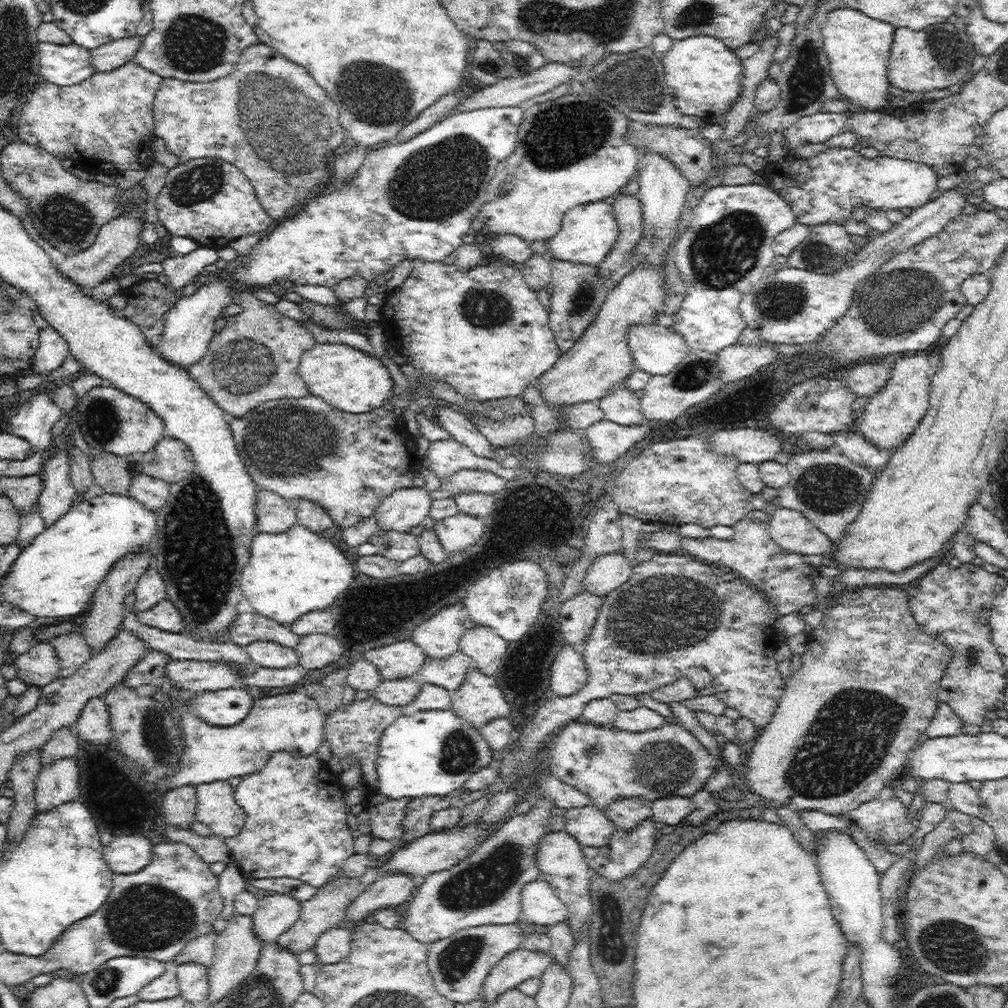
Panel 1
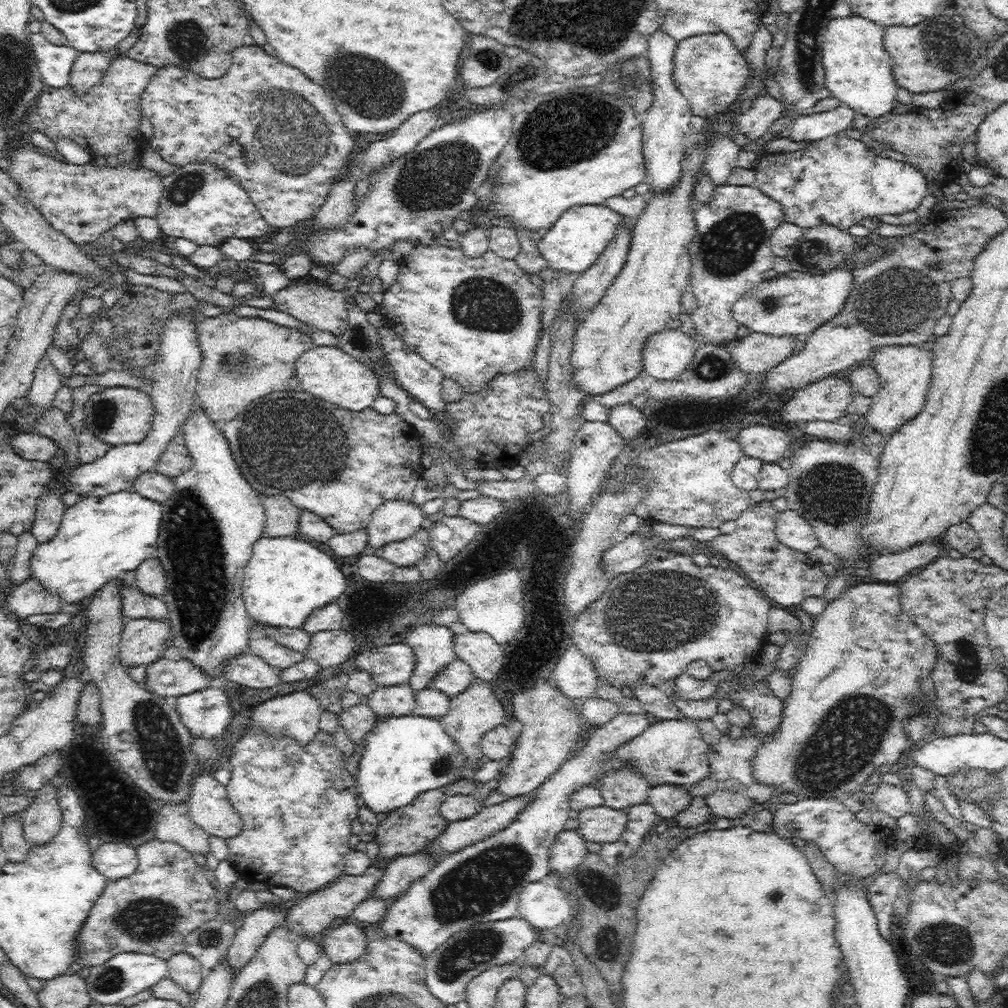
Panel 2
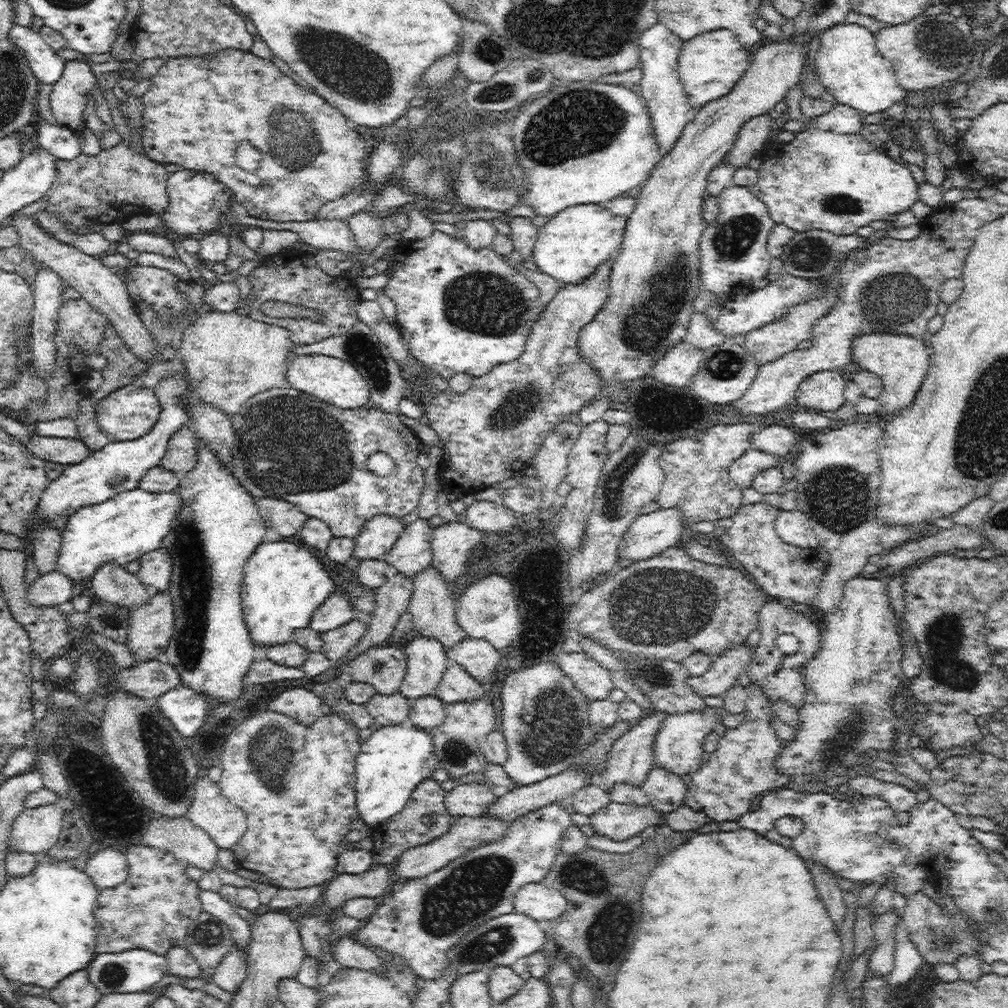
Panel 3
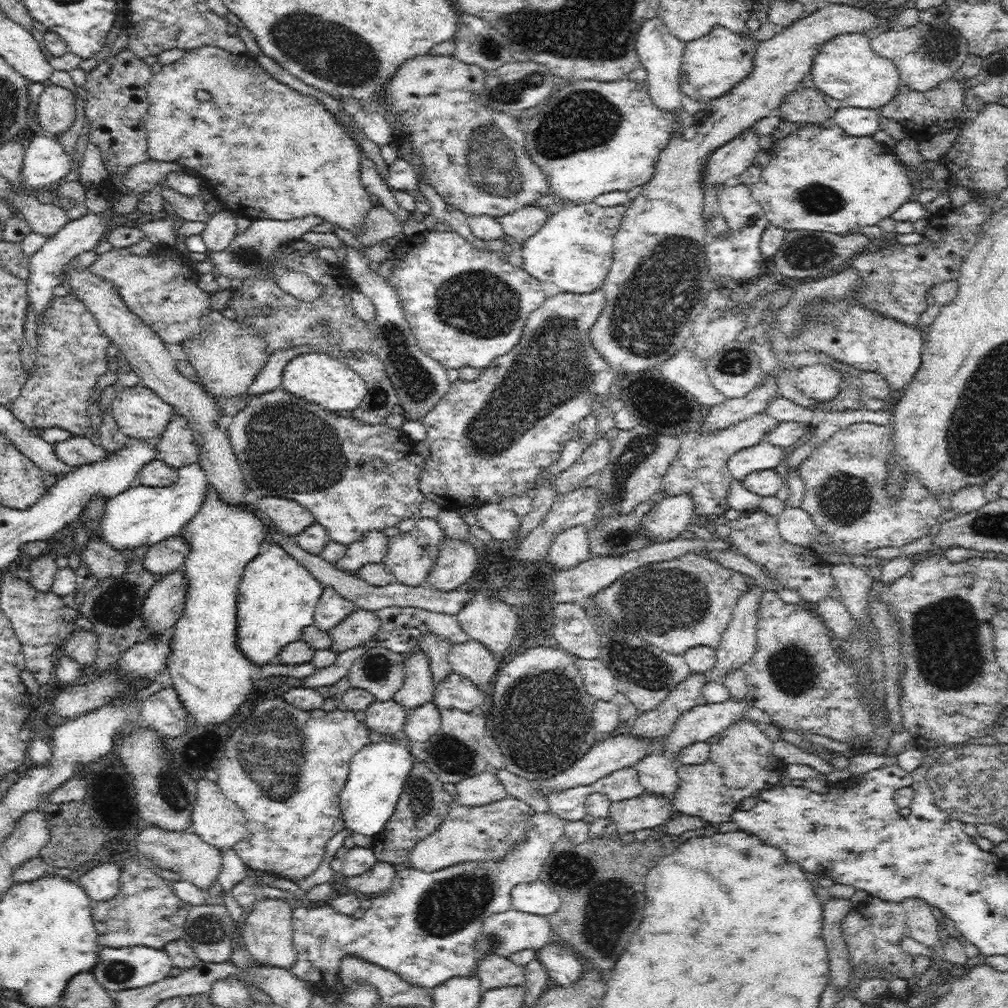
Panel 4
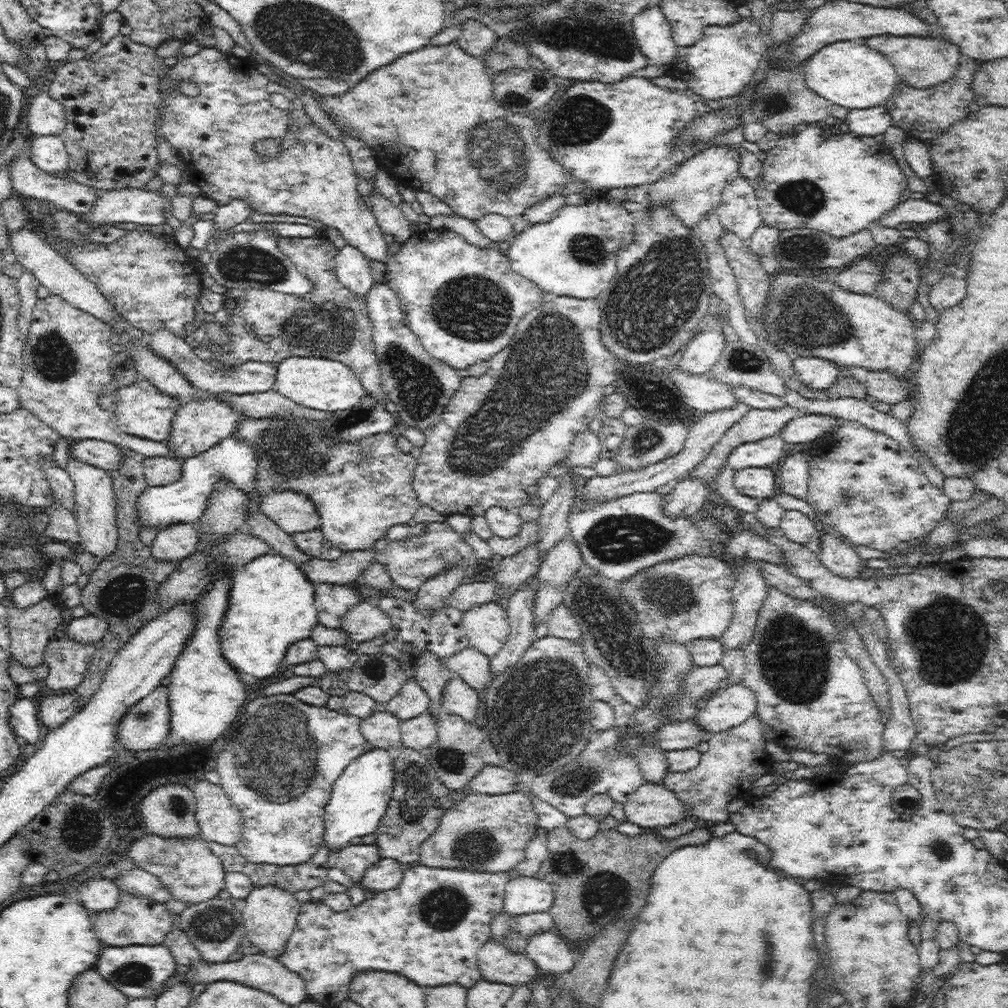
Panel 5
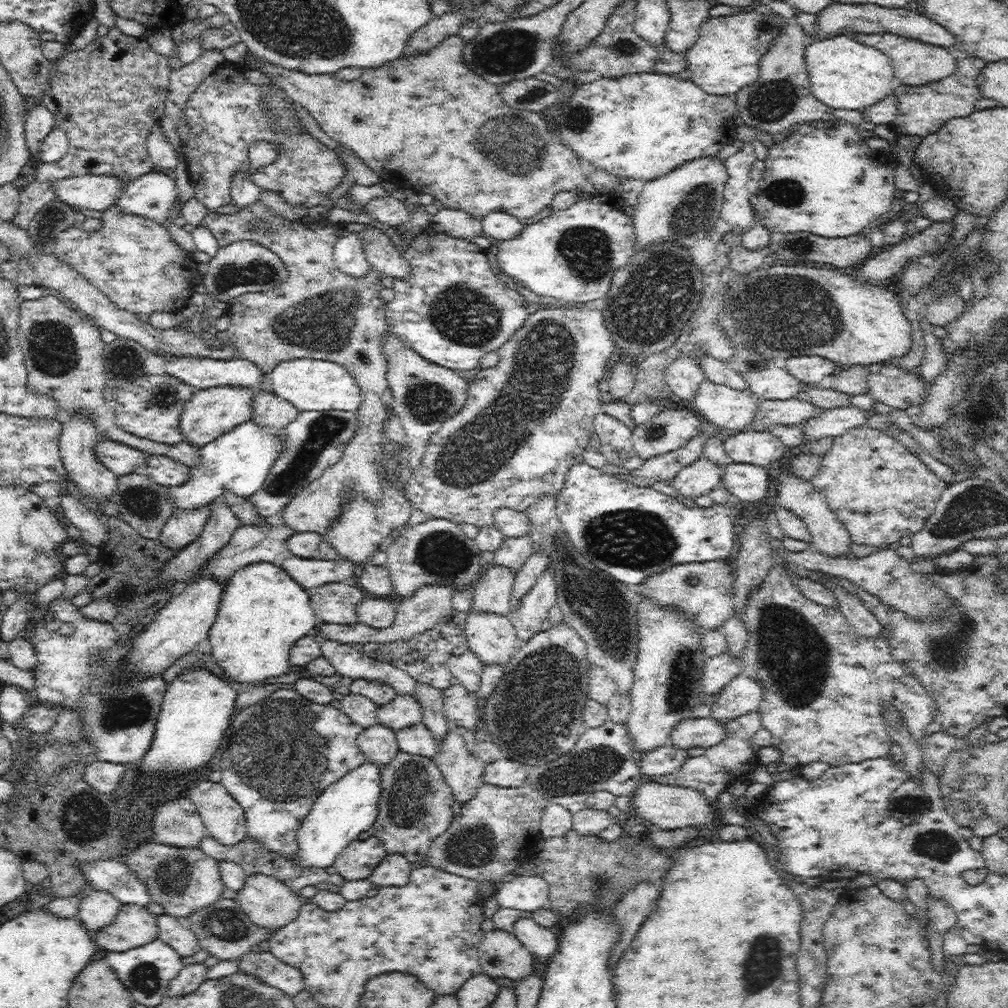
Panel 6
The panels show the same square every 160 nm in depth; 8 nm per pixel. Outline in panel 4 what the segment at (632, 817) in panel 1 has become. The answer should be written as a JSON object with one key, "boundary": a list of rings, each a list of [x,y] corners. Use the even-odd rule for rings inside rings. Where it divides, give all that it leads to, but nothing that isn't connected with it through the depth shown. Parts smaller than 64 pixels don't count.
{"boundary":[[[692,672],[684,682],[680,682],[663,704],[650,711],[644,711],[641,716],[631,722],[634,737],[644,739],[662,739],[672,732],[678,718],[697,706],[696,699],[701,695],[702,687],[707,683],[705,673]]]}

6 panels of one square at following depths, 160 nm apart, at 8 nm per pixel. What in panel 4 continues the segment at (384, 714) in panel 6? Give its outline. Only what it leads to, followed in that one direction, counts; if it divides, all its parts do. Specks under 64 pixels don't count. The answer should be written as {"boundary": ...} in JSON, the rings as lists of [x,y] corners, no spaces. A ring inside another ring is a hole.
{"boundary":[[[418,648],[405,659],[405,679],[393,700],[399,702],[408,716],[410,710],[433,701],[434,690],[436,684],[432,679],[428,655]]]}

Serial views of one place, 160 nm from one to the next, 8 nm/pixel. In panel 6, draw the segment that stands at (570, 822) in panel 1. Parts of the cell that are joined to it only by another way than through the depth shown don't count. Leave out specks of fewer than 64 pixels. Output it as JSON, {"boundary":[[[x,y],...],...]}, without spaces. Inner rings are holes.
{"boundary":[[[643,781],[632,795],[632,806],[641,818],[649,820],[662,830],[674,830],[684,827],[697,827],[719,816],[718,803],[710,804],[705,796],[693,788],[660,784],[655,781]]]}

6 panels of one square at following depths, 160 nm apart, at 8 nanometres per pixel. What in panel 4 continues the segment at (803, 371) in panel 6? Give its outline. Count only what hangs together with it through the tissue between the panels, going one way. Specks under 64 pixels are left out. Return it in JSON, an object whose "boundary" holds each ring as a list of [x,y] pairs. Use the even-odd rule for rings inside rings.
{"boundary":[[[831,364],[802,366],[795,370],[795,375],[796,388],[812,400],[832,400],[840,392],[841,372],[834,370]]]}

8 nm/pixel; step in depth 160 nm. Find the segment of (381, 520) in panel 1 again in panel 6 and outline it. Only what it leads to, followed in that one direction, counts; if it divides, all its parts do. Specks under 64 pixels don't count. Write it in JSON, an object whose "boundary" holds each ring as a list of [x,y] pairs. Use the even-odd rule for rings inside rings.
{"boundary":[[[293,556],[287,558],[281,566],[296,583],[306,590],[328,583],[349,582],[355,578],[353,576],[354,563],[340,556],[334,560]]]}

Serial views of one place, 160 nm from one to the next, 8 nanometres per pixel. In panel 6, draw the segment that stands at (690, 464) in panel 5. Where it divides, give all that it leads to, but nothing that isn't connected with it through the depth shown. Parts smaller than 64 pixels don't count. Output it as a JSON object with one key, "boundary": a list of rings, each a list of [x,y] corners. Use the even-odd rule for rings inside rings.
{"boundary":[[[698,433],[693,436],[686,446],[663,455],[654,456],[645,460],[644,464],[630,474],[618,474],[619,480],[642,487],[650,487],[655,482],[662,482],[674,478],[681,468],[694,464],[702,454],[704,442],[711,436],[710,433]]]}

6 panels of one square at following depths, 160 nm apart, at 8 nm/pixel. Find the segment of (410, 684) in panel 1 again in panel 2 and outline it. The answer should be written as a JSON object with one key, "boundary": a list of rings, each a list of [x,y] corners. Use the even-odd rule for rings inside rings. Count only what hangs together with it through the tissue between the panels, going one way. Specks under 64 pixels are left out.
{"boundary":[[[410,683],[378,687],[368,697],[367,704],[380,719],[411,715],[416,705]]]}

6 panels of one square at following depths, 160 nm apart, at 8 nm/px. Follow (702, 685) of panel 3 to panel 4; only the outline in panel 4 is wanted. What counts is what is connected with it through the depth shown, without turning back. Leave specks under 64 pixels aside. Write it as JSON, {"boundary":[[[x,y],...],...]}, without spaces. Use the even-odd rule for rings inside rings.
{"boundary":[[[750,582],[750,588],[746,590],[745,594],[742,594],[742,596],[738,598],[729,625],[723,632],[719,645],[716,648],[717,661],[714,663],[714,666],[705,673],[707,682],[721,682],[730,670],[741,668],[750,658],[752,658],[755,652],[755,646],[757,645],[757,616],[758,607],[761,601],[761,591],[760,588]]]}

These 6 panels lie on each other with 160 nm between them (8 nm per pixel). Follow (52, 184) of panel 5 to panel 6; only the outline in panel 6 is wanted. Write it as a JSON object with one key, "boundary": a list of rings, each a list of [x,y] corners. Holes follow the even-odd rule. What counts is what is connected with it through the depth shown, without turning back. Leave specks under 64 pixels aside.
{"boundary":[[[86,174],[57,180],[54,192],[58,199],[73,208],[104,211],[115,204],[122,187],[128,182],[119,176]]]}

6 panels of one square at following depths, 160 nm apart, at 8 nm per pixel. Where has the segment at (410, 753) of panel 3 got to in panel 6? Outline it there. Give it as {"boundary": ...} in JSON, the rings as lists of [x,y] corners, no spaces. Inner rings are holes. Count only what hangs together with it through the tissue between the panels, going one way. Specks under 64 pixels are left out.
{"boundary":[[[367,761],[322,791],[297,830],[299,852],[291,859],[294,865],[312,868],[333,866],[335,858],[338,858],[348,844],[372,828],[378,816],[381,770],[381,767]]]}

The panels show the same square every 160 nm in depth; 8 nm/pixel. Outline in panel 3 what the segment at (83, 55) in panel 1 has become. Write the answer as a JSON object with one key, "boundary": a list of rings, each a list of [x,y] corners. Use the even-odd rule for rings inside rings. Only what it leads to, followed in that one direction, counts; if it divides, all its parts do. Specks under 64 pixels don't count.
{"boundary":[[[14,24],[8,32],[8,37],[22,49],[32,73],[36,75],[36,80],[52,85],[58,82],[66,61],[46,43],[41,33],[35,32],[30,27]]]}

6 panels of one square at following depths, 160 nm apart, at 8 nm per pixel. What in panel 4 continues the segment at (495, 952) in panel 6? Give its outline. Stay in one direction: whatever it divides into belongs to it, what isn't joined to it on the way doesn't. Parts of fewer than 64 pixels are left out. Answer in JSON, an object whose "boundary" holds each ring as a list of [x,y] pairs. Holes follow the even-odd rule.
{"boundary":[[[505,953],[480,958],[476,975],[487,990],[525,984],[525,966],[514,964]]]}

